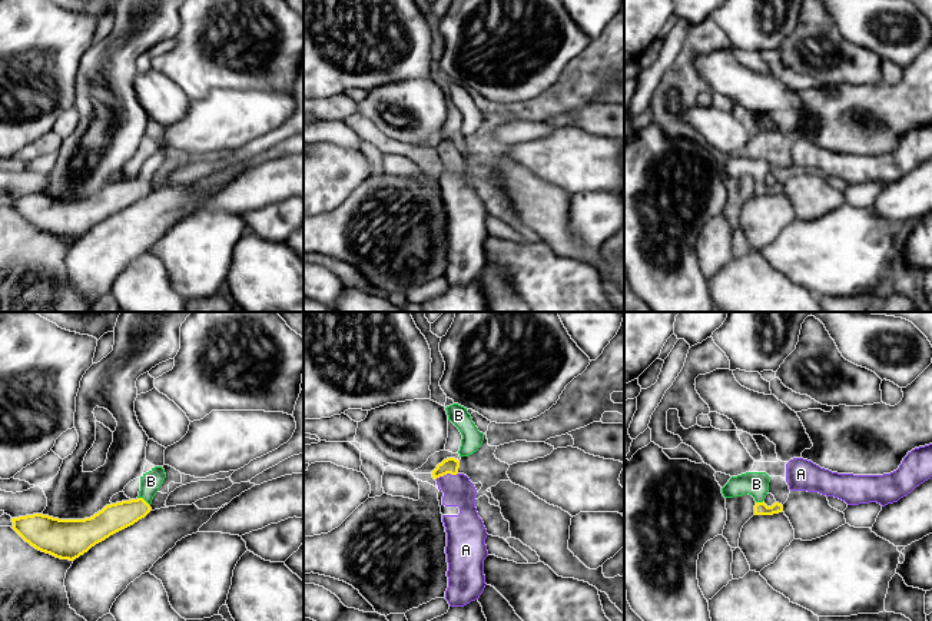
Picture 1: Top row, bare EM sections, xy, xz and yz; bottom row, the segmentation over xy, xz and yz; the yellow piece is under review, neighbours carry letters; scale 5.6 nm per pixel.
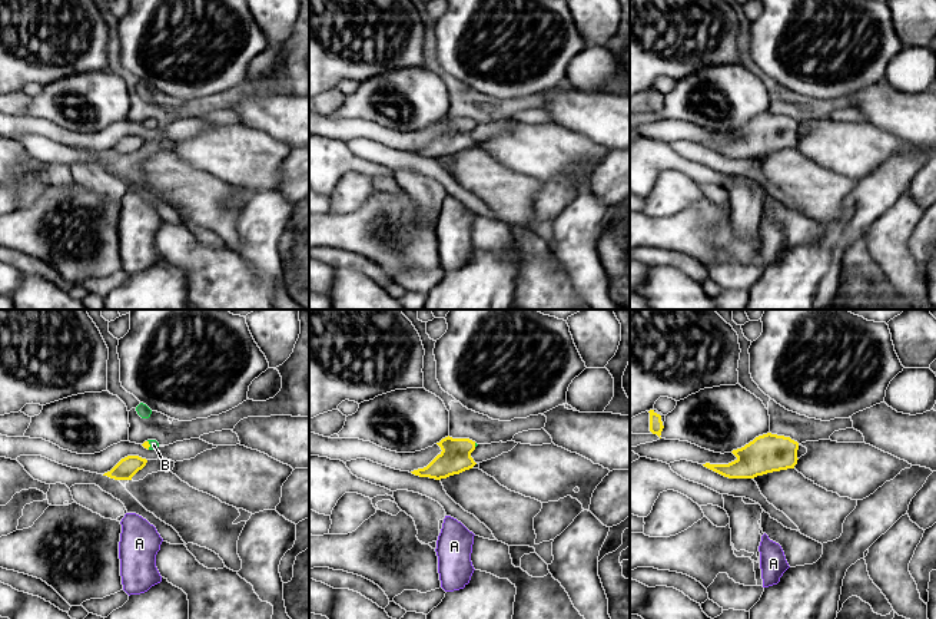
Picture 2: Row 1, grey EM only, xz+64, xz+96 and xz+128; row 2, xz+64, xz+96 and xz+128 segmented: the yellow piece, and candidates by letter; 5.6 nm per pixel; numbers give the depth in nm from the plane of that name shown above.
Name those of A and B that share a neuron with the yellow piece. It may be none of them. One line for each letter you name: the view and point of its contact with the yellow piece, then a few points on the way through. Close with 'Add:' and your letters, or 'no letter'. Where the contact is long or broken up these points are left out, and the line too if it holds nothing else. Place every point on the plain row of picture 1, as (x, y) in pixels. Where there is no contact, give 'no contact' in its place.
A: xz (445, 153) | across xz (450, 145), (445, 153), (458, 170)
B: xy (143, 179) | across xy (112, 198), (132, 191), (143, 179), (151, 160)
Add: A, B

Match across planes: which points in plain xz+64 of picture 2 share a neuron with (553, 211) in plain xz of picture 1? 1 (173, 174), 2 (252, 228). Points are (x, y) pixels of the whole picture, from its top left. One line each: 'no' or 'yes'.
1: yes
2: no

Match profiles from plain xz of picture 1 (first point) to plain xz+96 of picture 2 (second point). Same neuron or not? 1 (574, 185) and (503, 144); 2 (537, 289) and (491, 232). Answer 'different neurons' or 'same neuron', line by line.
1: same neuron
2: same neuron

